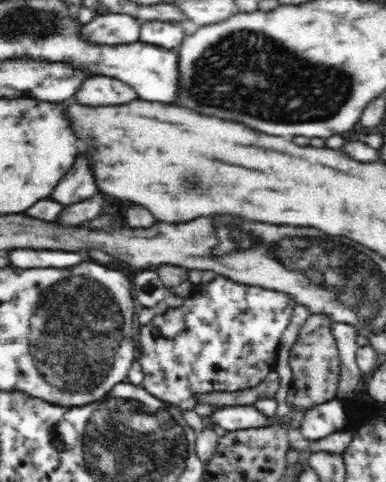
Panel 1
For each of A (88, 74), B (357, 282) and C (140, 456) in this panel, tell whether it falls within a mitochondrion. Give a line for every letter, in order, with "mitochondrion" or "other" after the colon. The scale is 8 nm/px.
A: other
B: mitochondrion
C: mitochondrion

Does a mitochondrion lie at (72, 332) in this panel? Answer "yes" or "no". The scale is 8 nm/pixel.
yes

